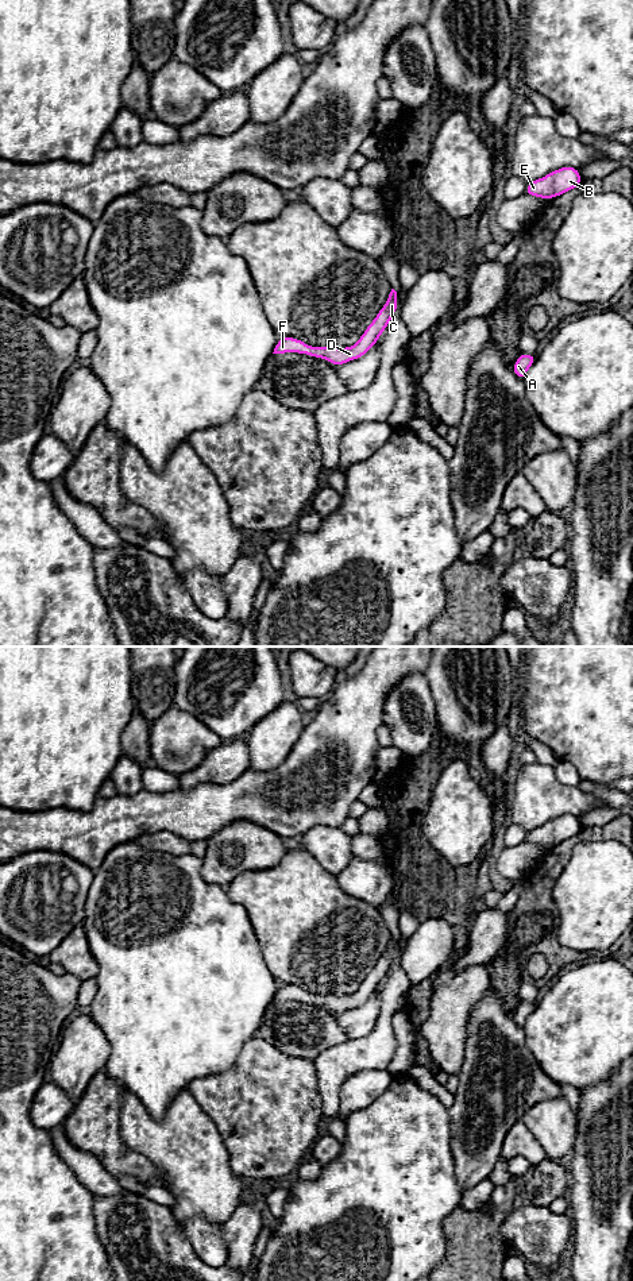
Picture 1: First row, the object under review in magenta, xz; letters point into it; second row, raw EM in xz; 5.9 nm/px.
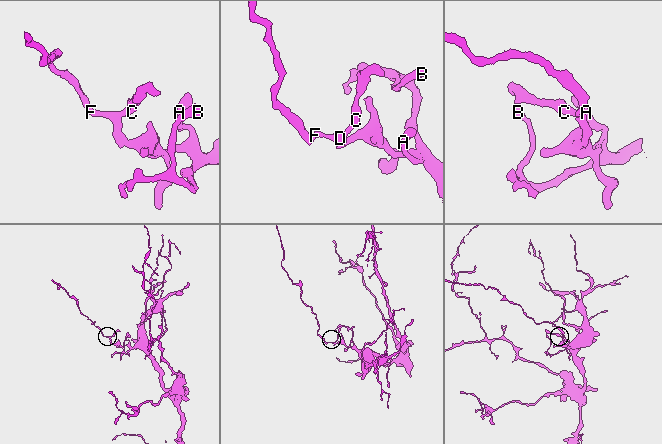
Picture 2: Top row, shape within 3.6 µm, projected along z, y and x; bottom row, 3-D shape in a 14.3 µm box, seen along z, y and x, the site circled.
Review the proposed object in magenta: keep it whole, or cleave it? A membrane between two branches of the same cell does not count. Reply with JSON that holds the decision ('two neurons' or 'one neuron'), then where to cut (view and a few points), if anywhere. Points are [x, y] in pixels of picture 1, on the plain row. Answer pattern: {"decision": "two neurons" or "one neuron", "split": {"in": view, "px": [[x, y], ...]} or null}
{"decision": "one neuron", "split": null}

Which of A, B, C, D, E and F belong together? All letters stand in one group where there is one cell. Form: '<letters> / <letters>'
A B C D E F

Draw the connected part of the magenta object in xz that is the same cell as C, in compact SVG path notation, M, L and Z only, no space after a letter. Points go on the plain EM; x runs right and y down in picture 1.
M391 937L385 954L378 960L374 969L363 980L362 985L348 996L312 995L296 985L281 984L273 1002L298 1000L313 1006L323 1006L332 1012L341 1014L346 1010L363 1004L378 988L397 958L397 939Z

